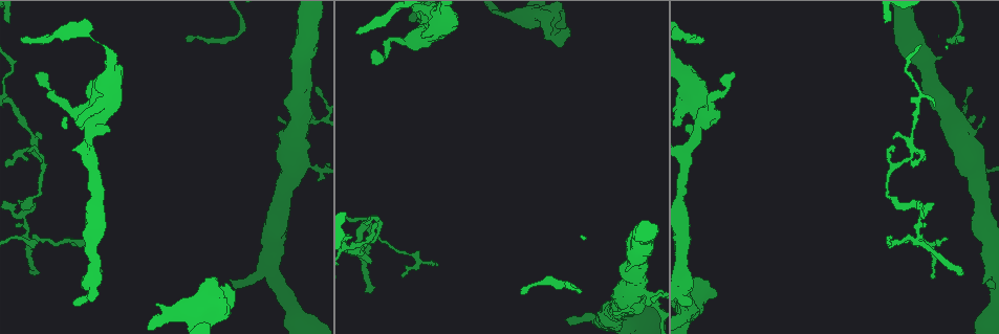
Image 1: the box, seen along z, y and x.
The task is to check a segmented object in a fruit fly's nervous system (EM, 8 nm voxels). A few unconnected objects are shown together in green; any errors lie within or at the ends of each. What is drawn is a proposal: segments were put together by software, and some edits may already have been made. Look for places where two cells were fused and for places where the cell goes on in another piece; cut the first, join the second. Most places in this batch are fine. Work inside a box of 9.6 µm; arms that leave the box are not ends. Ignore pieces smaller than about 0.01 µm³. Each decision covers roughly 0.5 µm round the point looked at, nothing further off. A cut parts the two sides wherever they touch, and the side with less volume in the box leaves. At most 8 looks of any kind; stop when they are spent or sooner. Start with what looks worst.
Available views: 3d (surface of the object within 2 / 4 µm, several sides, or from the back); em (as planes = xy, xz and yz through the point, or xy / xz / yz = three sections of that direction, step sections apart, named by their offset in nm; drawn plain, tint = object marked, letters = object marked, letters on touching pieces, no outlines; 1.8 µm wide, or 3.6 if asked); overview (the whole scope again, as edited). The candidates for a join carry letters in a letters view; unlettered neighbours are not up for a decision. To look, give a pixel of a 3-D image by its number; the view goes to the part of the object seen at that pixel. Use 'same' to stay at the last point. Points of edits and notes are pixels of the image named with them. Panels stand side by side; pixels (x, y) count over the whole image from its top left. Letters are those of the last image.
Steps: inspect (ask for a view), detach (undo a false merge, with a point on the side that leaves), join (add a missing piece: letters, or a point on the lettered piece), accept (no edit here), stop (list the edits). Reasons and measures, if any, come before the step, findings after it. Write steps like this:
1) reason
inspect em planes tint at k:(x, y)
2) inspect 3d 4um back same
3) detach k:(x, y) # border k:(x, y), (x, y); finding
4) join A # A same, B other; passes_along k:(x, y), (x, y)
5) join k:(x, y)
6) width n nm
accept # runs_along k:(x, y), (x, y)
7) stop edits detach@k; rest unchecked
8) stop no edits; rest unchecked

an open end
inspect 3d 4um at 1:(702, 40)

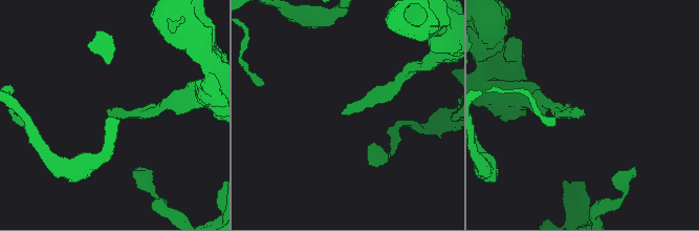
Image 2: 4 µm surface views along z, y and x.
inspect em planes plain at 2:(108, 112)

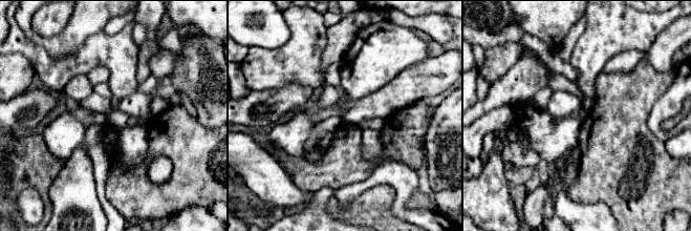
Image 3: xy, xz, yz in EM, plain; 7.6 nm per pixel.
see the neighbours
inspect em planes letters same

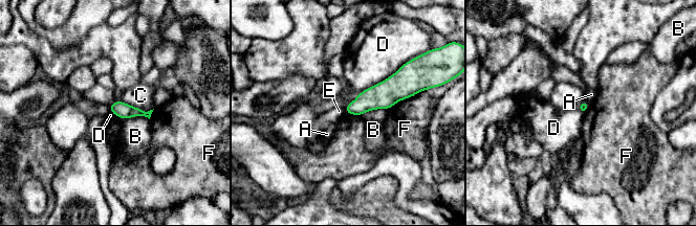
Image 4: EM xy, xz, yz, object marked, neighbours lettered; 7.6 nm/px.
longest_contact D 550 nm
accept # A other, B other, C other, D other, E other, F other; border 4:(405, 63), (346, 106); none of them fits

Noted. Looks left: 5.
abrupt turn
inspect em 3.6um planes tint at 1:(97, 118)

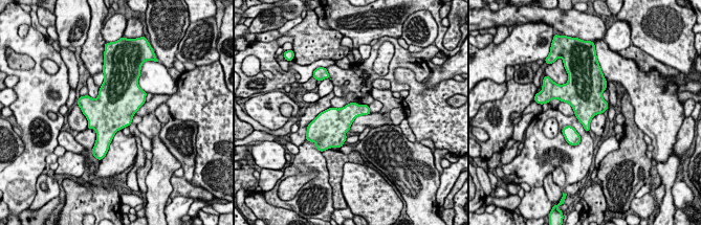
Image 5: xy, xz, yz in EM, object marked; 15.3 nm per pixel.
inspect em 3.6um planes letters same

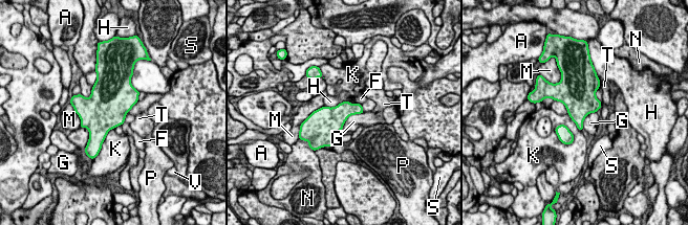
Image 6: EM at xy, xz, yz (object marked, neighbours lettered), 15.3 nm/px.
accept # A other, F other, G other, H other, K other, M other, N other, P other, S other, T other, V other; border 6:(363, 112), (351, 114), (342, 129); all the same cell

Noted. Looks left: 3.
branch stops here
inspect 3d 4um back at 1:(689, 306)

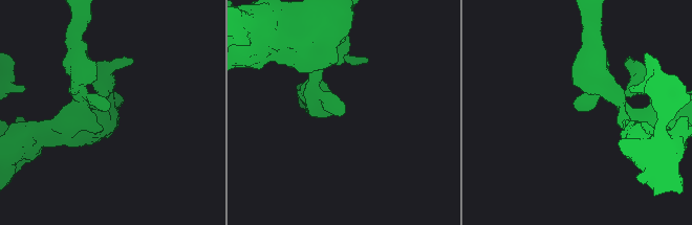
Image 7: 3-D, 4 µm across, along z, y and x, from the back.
shape alone is not enough
inspect em xz step 8 letters at 7:(578, 110)

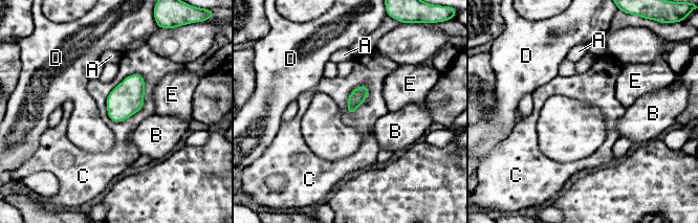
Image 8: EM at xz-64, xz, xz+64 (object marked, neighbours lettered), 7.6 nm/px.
longest_contact C 440 nm
accept # A other, B other, C other, D other, E other; border 8:(140, 73), (144, 106), (112, 121); none of them fits

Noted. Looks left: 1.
stop no edits; rest unchecked

